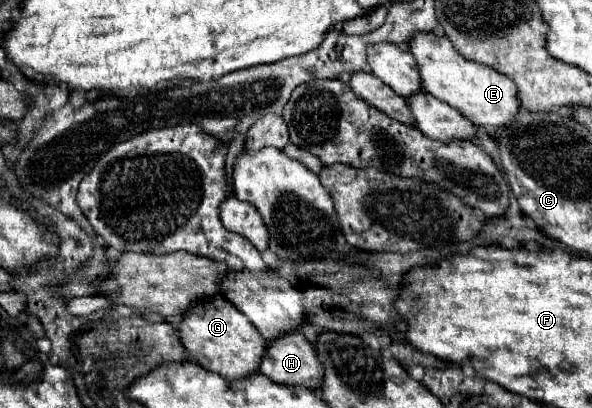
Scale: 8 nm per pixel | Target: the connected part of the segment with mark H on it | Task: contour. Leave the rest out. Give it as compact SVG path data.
M293 332L269 344L259 372L277 384L319 390L323 382L321 368L313 344L301 332Z

